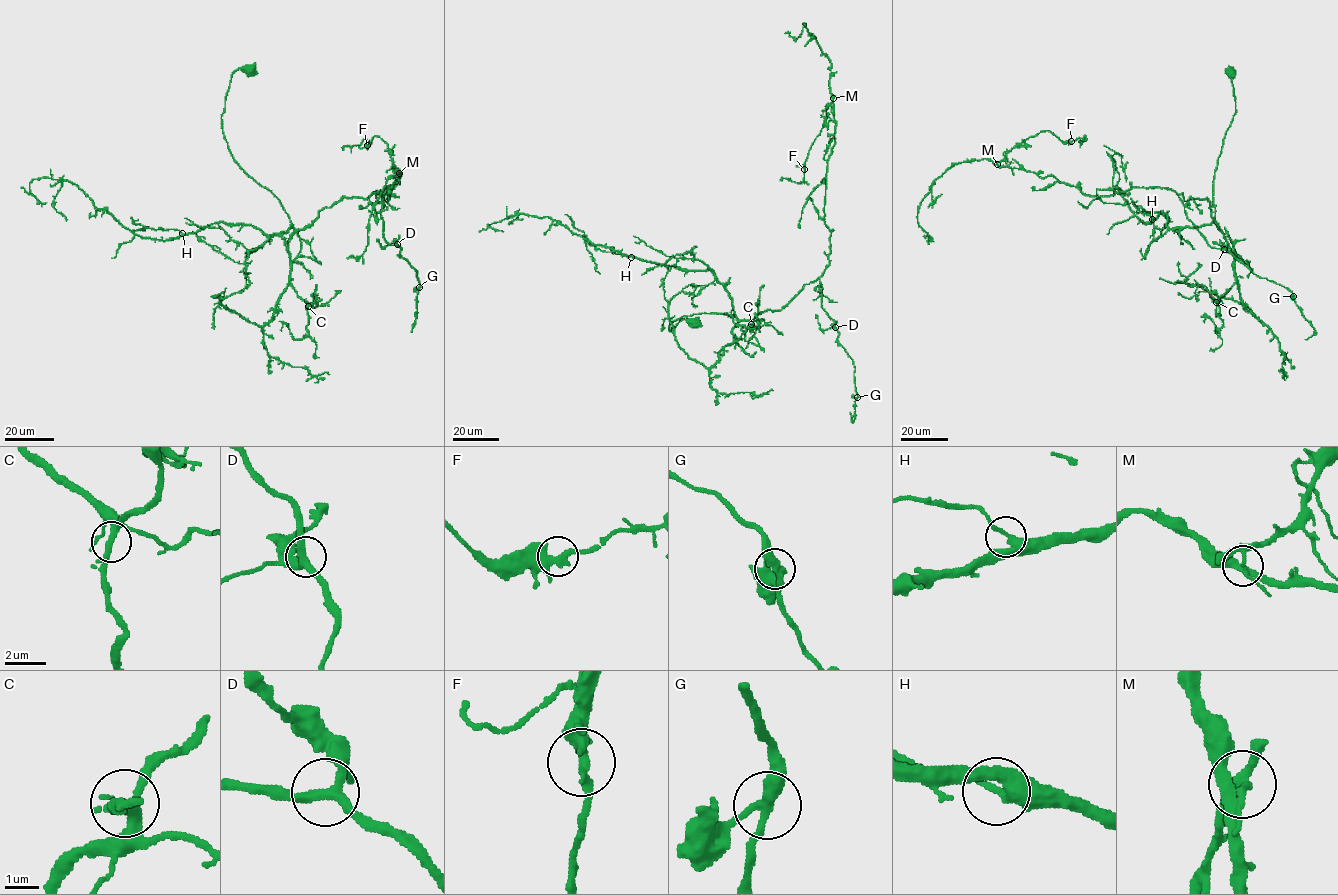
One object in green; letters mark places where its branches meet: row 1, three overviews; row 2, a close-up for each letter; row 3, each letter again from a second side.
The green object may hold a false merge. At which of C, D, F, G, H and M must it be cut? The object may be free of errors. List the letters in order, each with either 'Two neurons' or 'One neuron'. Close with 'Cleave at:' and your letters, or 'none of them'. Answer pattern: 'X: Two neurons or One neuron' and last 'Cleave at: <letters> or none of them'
C: One neuron
D: One neuron
F: One neuron
G: One neuron
H: One neuron
M: Two neurons
Cleave at: M

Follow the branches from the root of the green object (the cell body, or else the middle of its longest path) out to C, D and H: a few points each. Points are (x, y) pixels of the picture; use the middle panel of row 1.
C: (693, 322), (682, 319), (668, 329), (683, 316), (726, 314), (737, 319), (732, 328), (736, 341), (751, 324)
D: (693, 322), (682, 319), (668, 329), (694, 314), (752, 320), (780, 310), (819, 278), (821, 307), (835, 327)
H: (693, 322), (682, 319), (668, 329), (670, 323), (683, 316), (734, 315), (729, 294), (714, 274), (631, 257)

